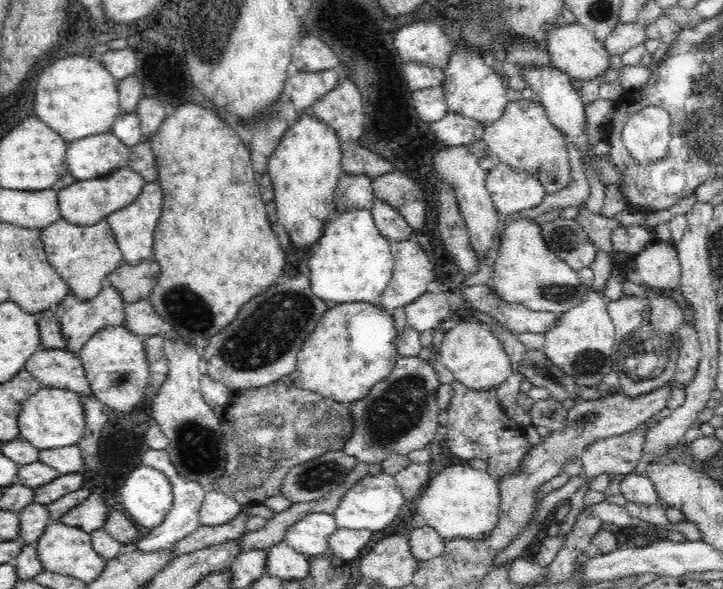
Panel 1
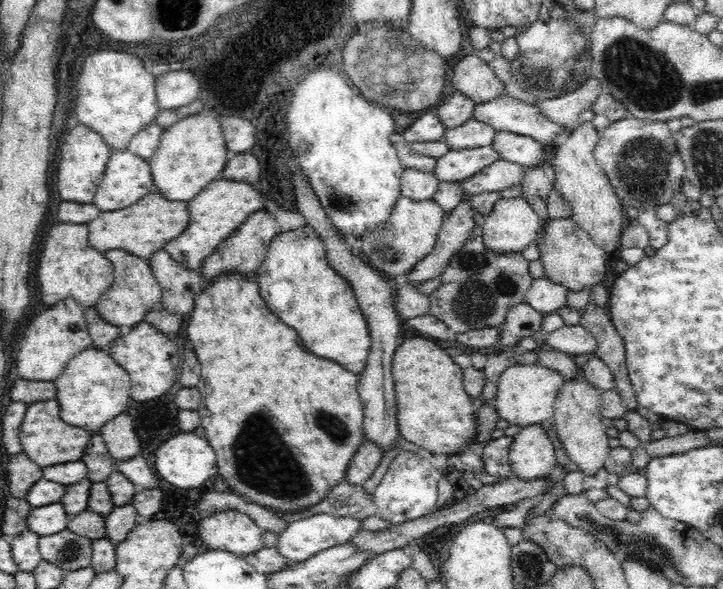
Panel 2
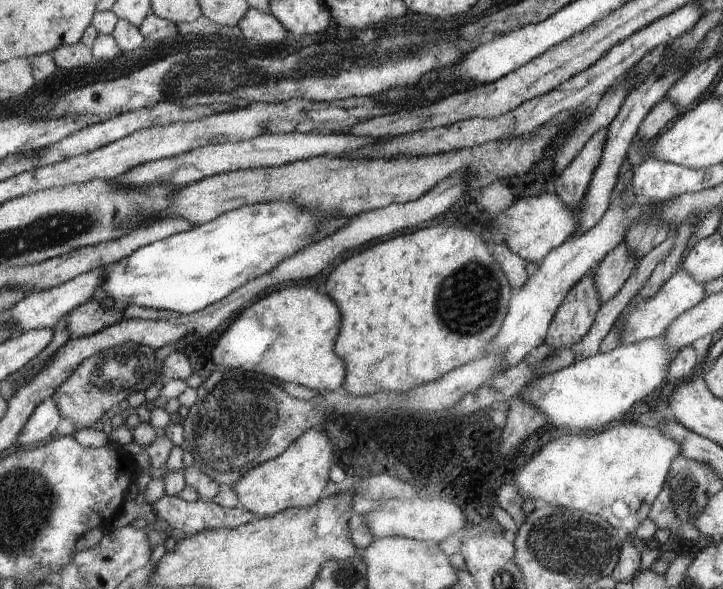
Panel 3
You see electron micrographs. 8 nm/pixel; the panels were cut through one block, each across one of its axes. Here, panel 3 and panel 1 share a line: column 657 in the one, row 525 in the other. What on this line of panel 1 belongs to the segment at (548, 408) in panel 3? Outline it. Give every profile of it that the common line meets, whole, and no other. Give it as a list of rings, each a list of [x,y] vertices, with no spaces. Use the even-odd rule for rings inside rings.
[[[382,471],[380,474],[368,474],[362,480],[358,480],[356,484],[351,485],[344,492],[344,496],[338,502],[338,508],[332,512],[332,516],[335,518],[337,528],[380,532],[388,524],[394,522],[400,508],[406,503],[406,496],[400,490],[395,477]]]

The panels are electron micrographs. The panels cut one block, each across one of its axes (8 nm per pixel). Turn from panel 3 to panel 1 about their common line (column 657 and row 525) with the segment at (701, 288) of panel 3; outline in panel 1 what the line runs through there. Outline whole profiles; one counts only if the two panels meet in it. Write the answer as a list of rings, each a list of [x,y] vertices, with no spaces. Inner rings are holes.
[[[314,512],[298,520],[284,534],[284,541],[292,550],[305,557],[322,557],[331,552],[328,536],[336,530],[335,518],[331,514]]]

